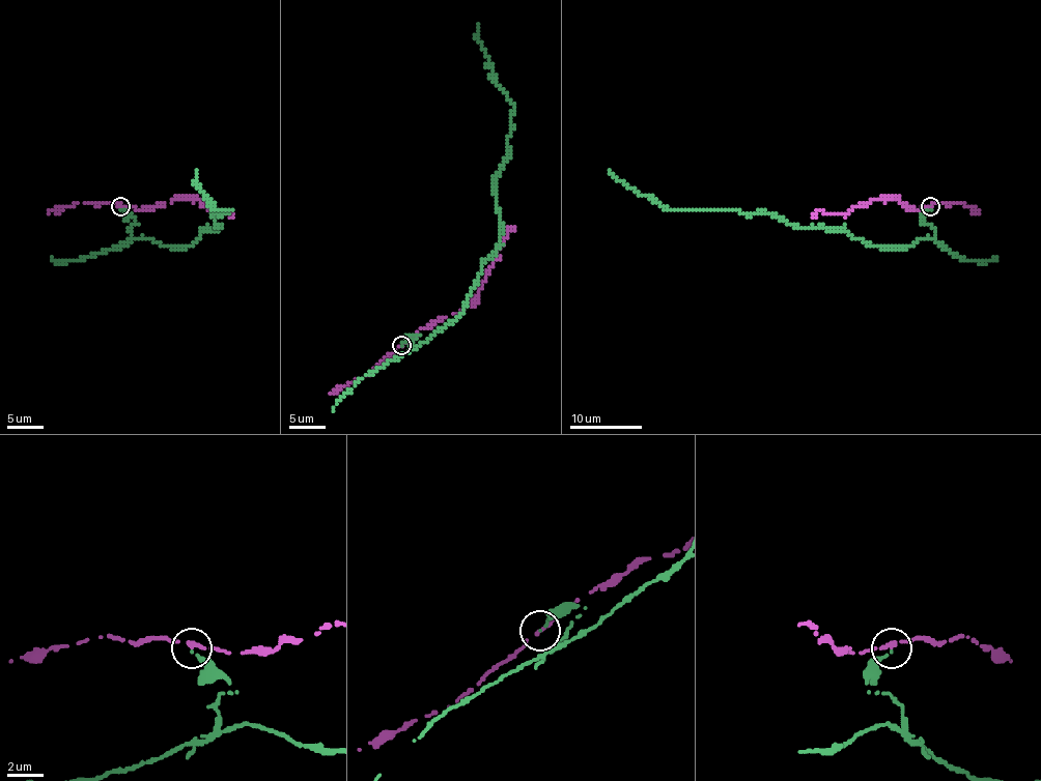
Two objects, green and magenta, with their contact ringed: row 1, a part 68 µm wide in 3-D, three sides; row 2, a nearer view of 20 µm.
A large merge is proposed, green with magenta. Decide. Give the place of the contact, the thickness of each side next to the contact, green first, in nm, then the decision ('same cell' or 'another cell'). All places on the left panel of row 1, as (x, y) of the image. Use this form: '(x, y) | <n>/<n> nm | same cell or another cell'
(120, 206) | 130/280 nm | another cell

